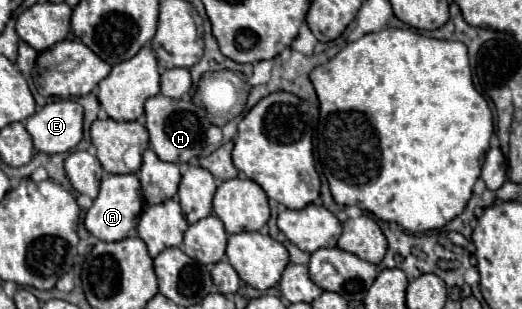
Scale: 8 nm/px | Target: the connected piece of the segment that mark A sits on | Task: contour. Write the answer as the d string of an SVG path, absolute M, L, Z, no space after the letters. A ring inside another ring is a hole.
M104 174L102 184L100 184L100 194L94 200L92 208L86 212L84 226L88 228L92 236L104 242L118 242L126 238L138 226L142 208L144 208L144 198L142 198L142 190L140 190L140 182L136 174L120 174L120 176Z

